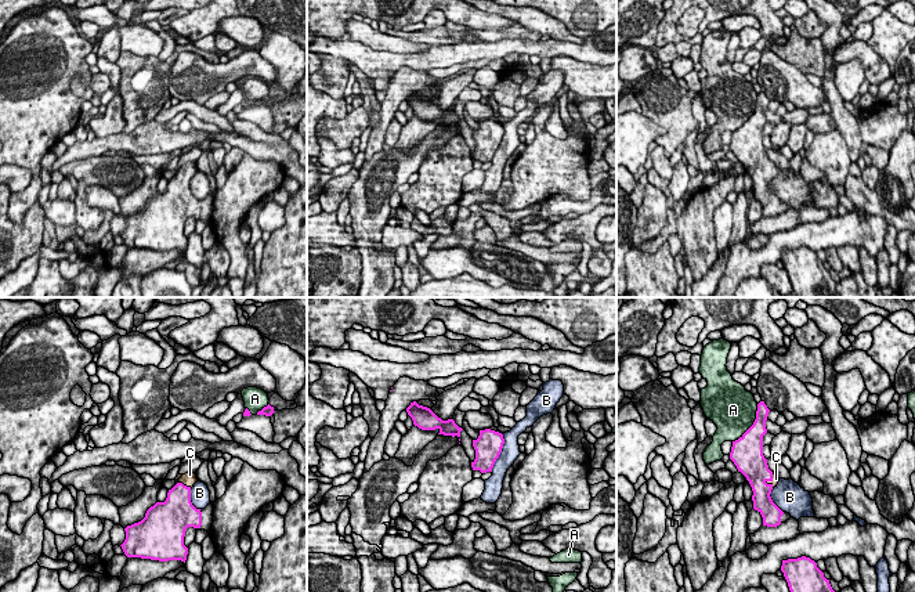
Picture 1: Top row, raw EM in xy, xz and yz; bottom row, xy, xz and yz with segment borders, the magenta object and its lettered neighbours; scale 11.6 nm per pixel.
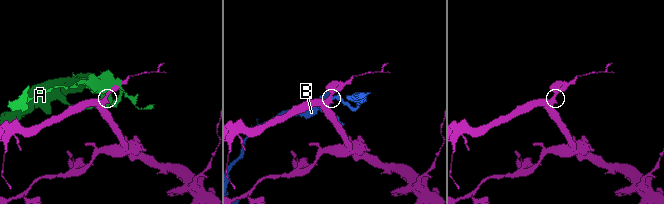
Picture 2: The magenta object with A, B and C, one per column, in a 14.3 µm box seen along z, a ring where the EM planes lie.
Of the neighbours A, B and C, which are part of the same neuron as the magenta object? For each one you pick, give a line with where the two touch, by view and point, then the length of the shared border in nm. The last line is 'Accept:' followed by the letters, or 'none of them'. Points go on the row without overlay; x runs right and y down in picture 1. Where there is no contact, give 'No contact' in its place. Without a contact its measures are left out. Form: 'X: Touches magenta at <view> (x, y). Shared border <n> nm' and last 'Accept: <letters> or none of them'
C: Touches magenta at xy (185, 176). Shared border 170 nm
Accept: C

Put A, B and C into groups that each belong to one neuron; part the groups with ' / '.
A / B / C

